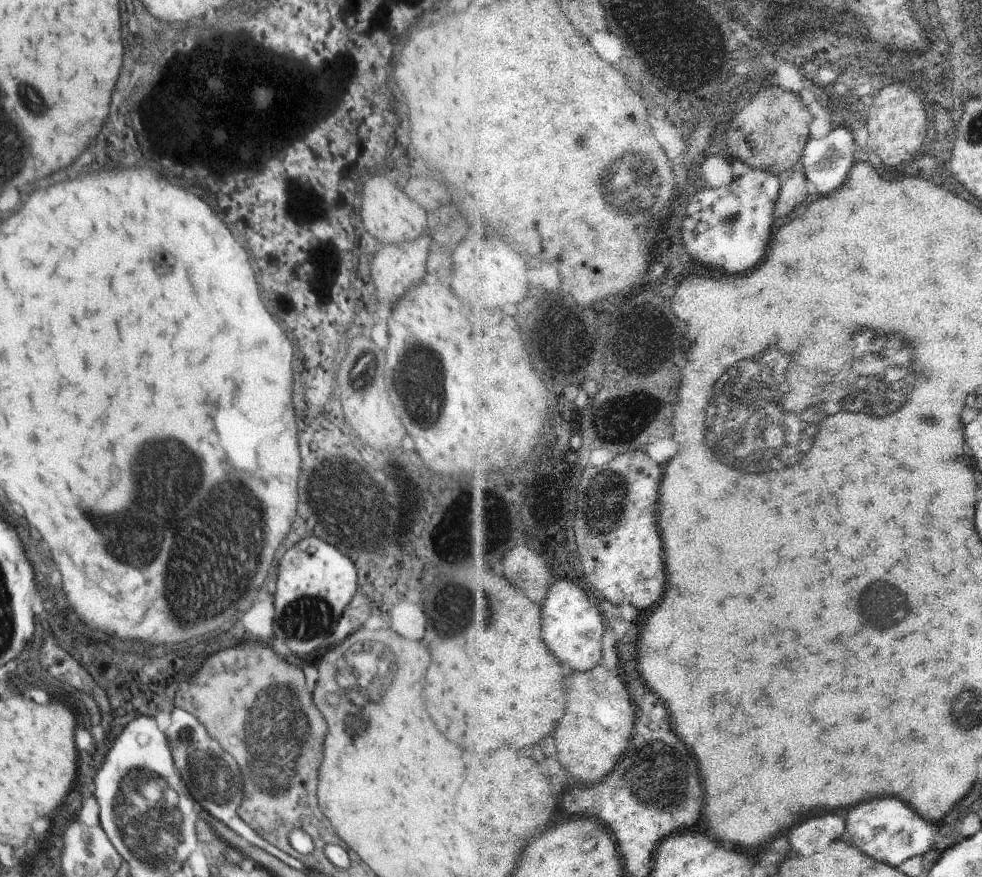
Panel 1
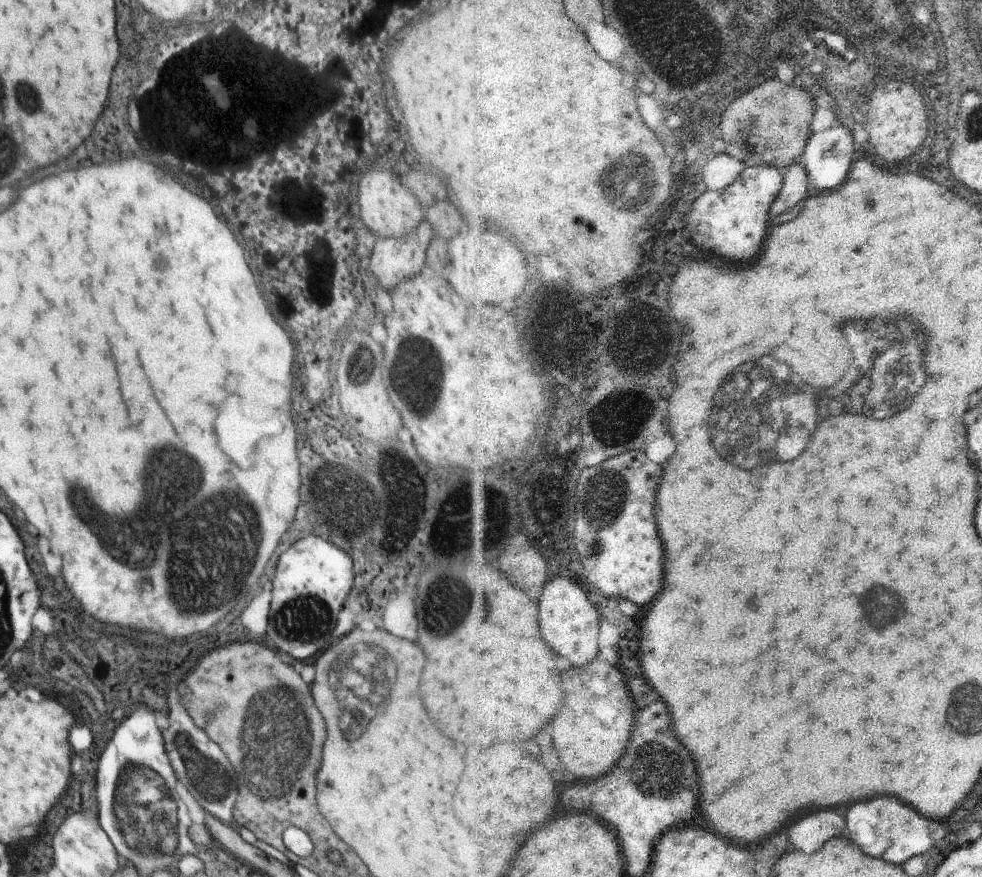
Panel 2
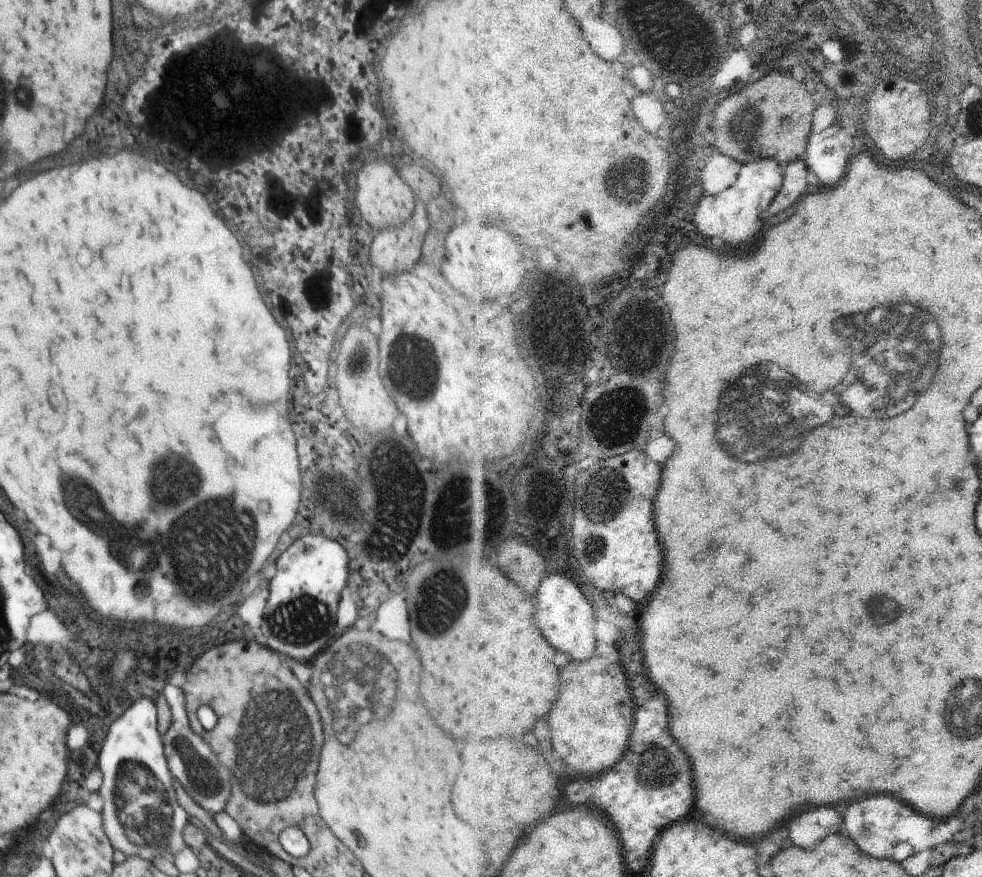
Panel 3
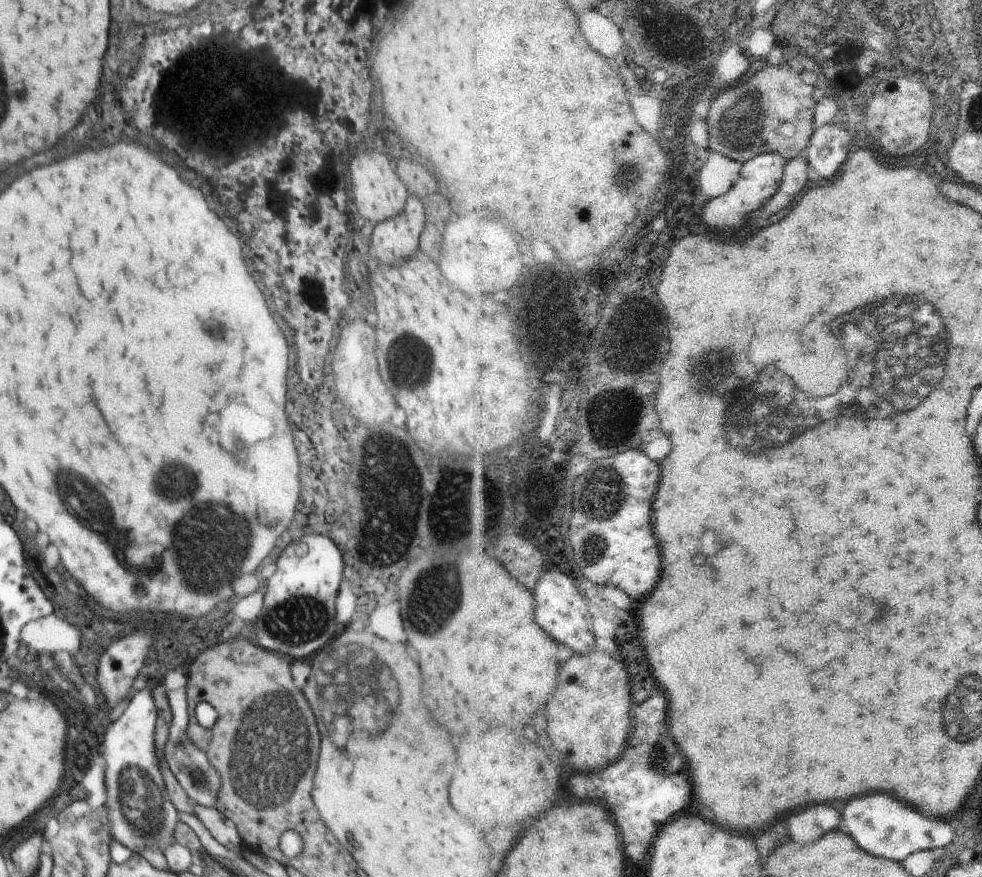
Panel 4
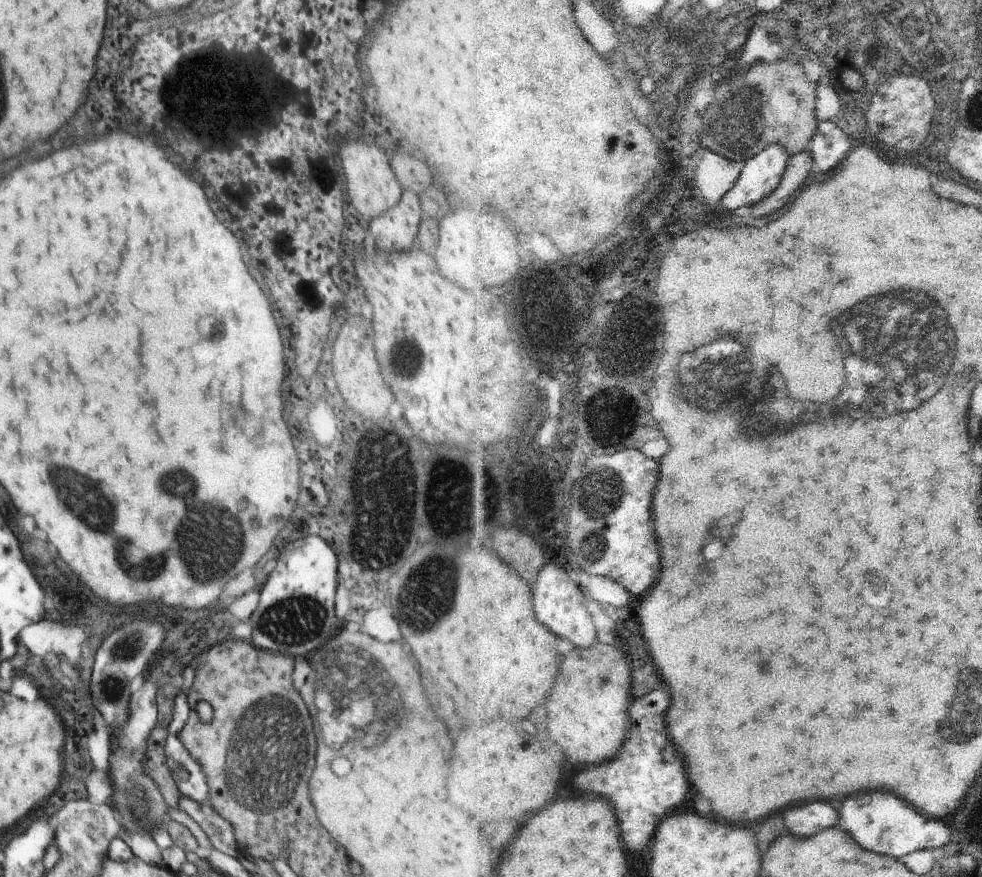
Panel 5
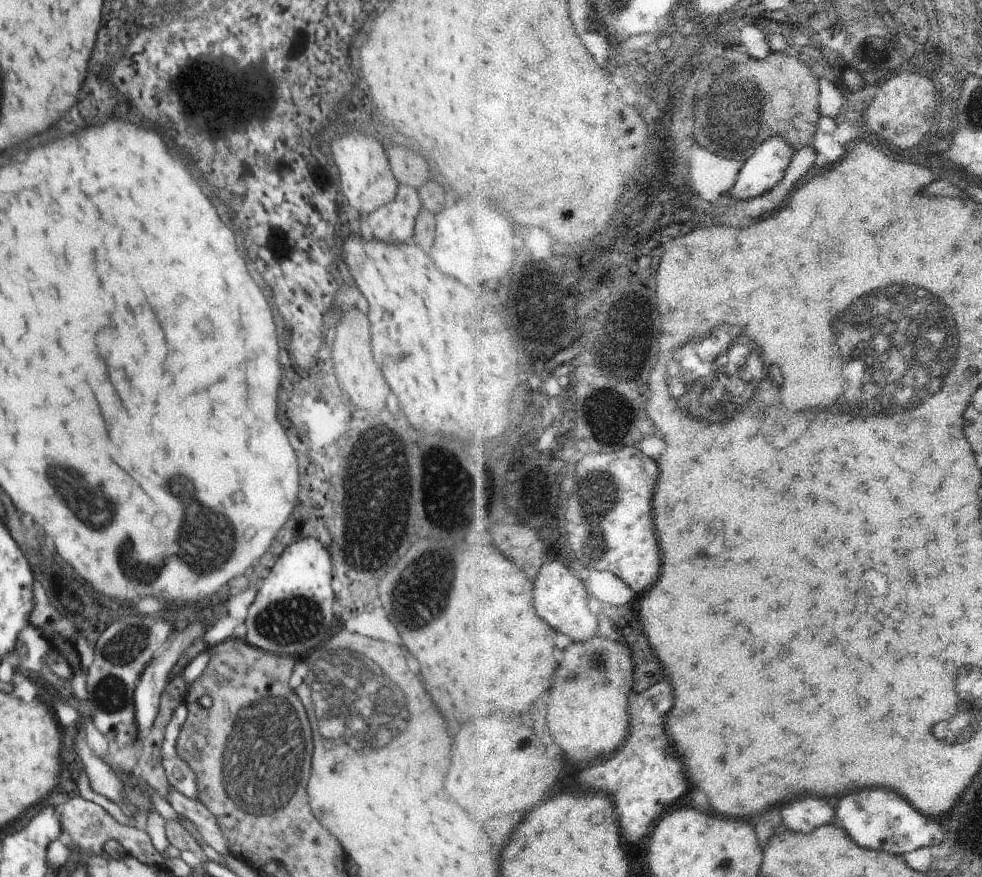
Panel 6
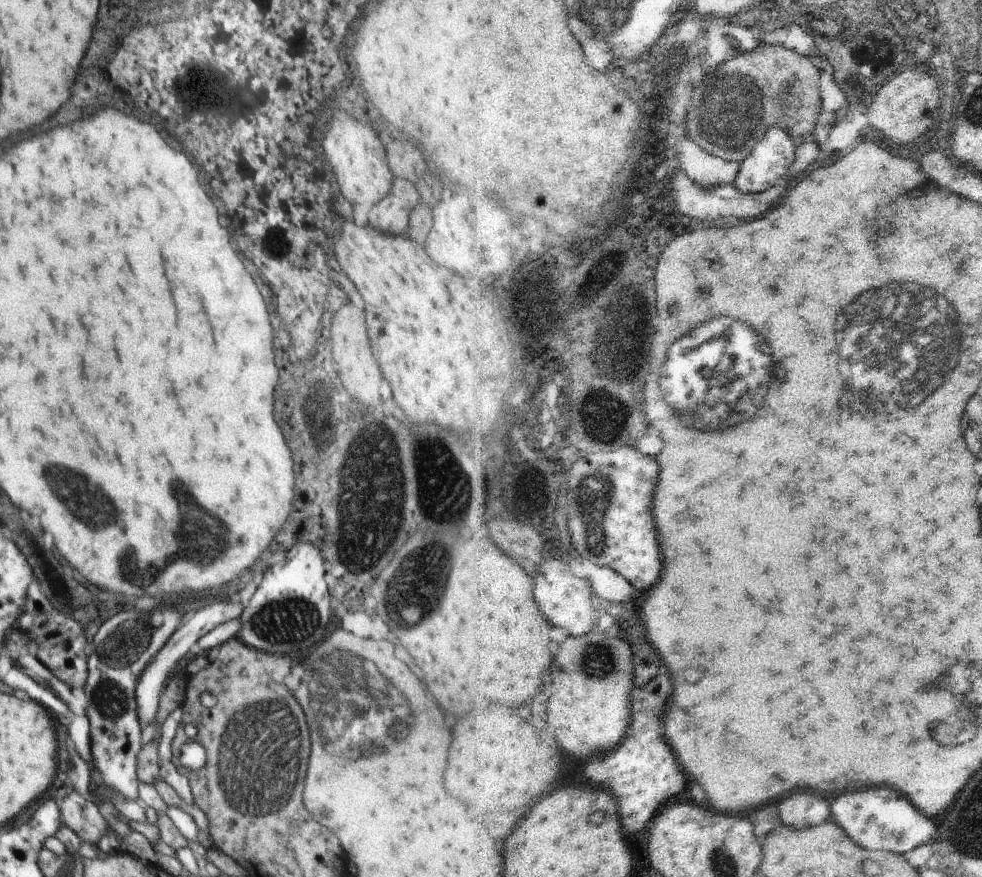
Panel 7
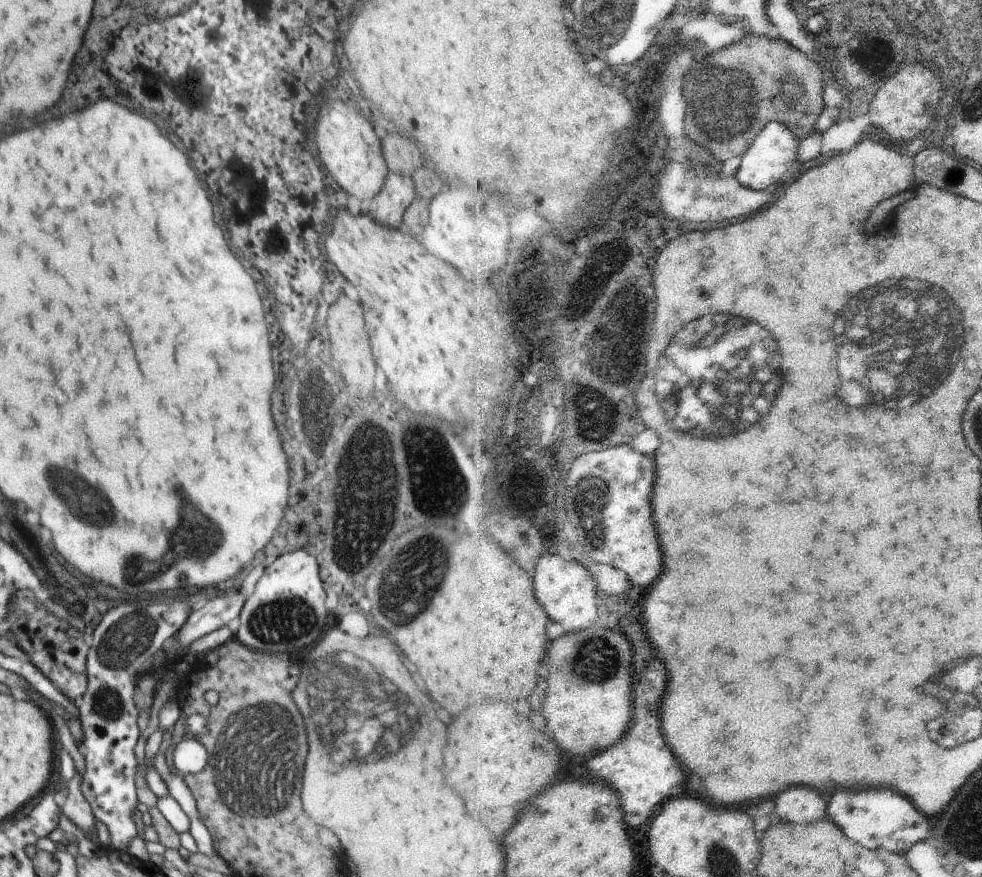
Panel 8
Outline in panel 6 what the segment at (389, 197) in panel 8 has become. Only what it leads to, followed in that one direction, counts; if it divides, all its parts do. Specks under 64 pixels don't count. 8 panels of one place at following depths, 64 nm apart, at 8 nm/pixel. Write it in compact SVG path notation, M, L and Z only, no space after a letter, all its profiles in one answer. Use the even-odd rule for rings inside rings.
M399 184L396 198L368 214L374 238L388 244L402 244L414 236L421 198L414 187Z

